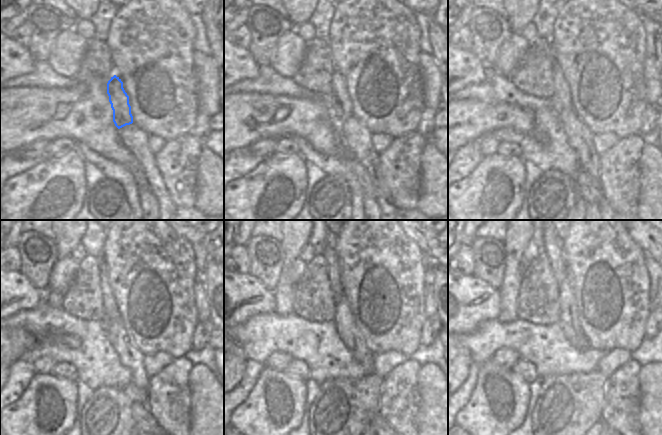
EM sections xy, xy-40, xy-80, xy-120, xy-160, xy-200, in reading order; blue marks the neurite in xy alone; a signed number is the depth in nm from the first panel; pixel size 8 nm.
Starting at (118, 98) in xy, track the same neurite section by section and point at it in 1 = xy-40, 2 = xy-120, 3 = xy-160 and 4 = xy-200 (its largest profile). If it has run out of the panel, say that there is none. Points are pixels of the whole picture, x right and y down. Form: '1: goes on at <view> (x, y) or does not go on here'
1: goes on at xy-40 (339, 104)
2: goes on at xy-120 (111, 309)
3: goes on at xy-160 (331, 258)
4: goes on at xy-200 (552, 249)

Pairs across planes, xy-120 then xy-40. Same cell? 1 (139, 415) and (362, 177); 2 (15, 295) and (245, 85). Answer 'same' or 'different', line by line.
1: same
2: different

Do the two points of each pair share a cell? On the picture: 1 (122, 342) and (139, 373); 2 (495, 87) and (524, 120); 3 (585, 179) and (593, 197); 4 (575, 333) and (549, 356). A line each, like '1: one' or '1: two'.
1: one
2: two
3: one
4: two

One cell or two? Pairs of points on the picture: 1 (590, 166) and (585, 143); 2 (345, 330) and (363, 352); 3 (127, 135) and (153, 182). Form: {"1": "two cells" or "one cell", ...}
{"1": "one cell", "2": "one cell", "3": "one cell"}

